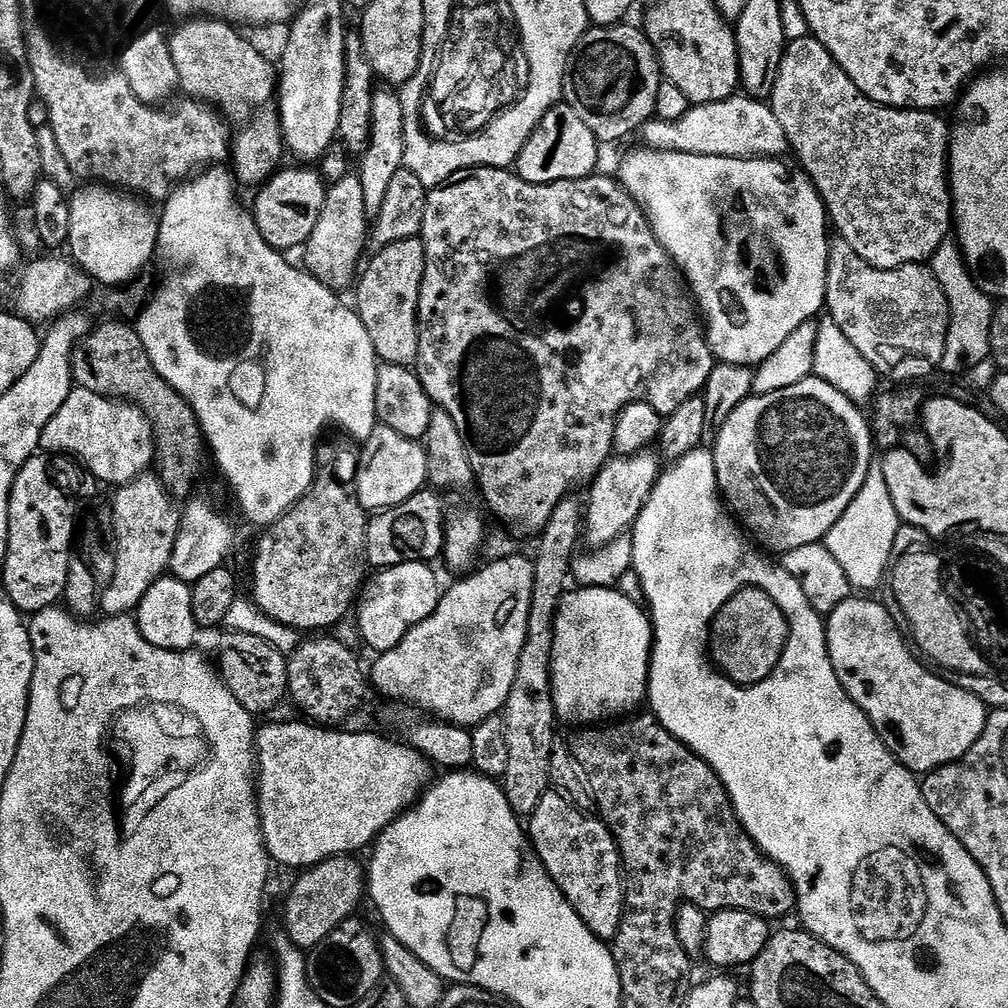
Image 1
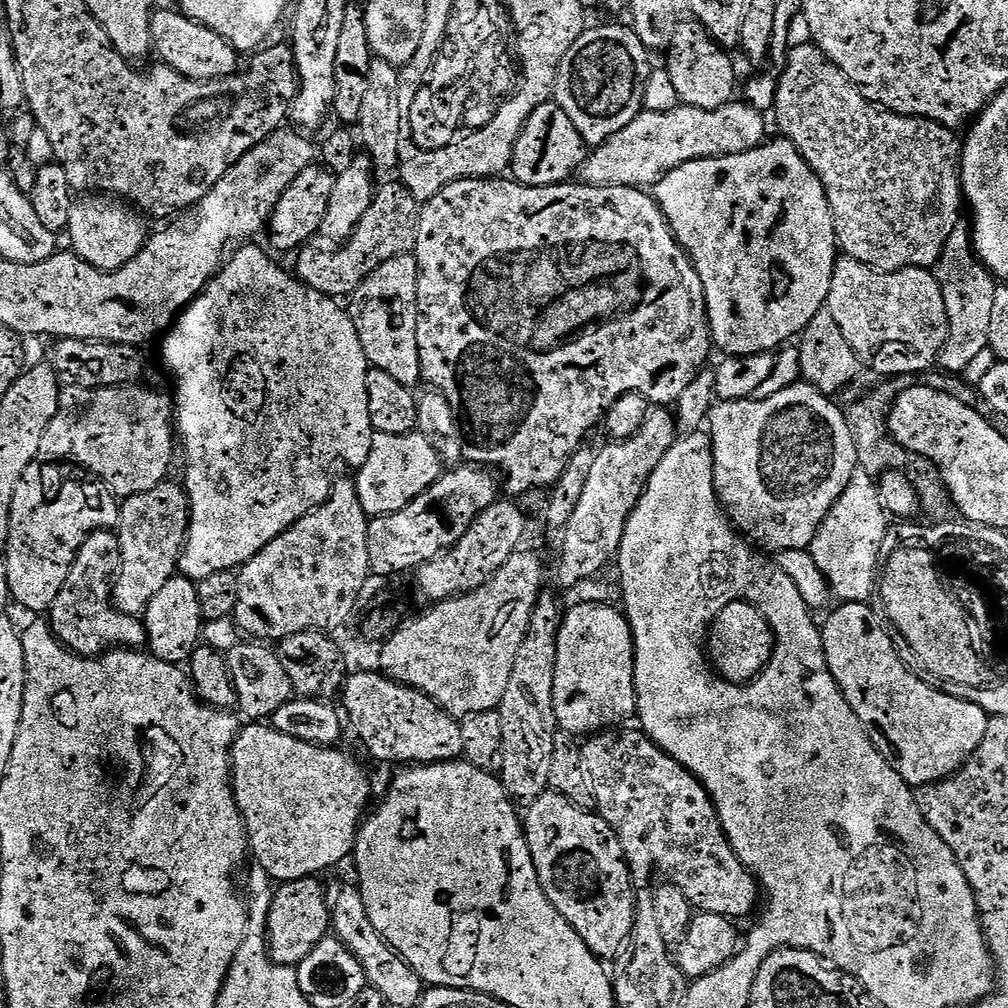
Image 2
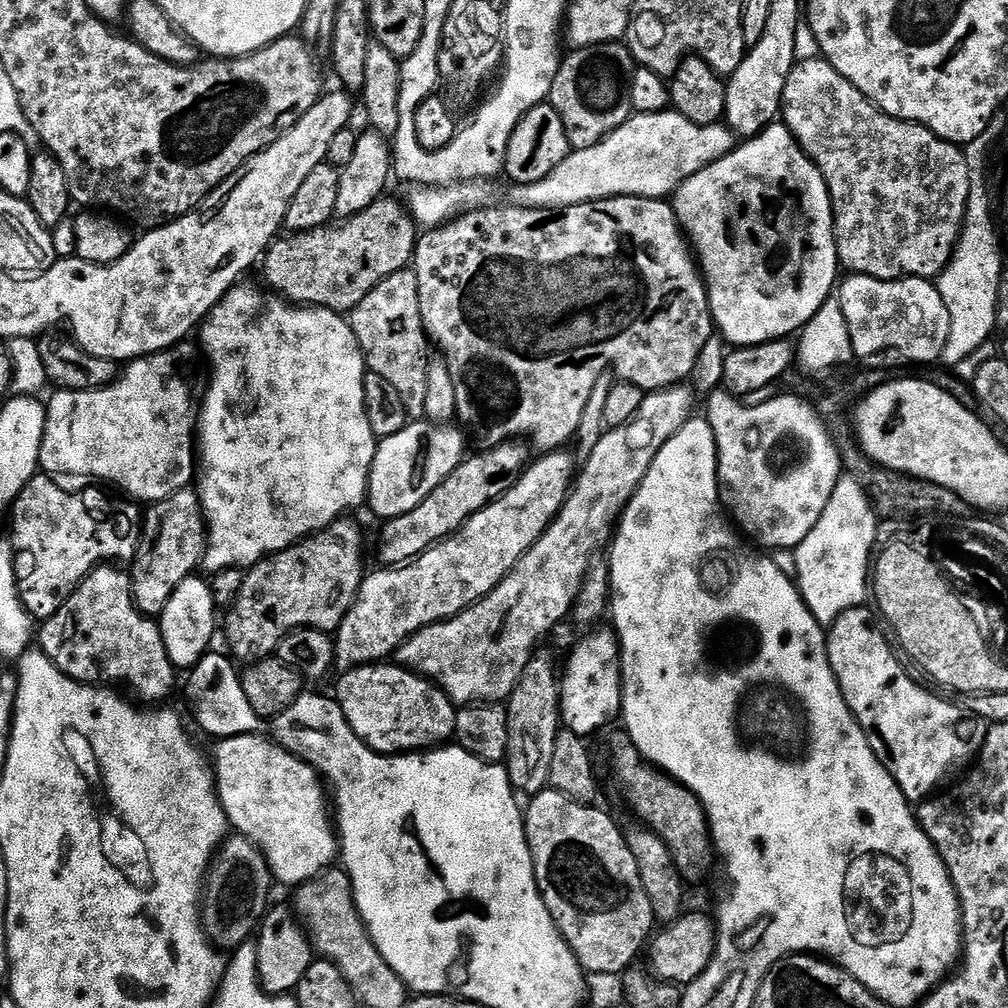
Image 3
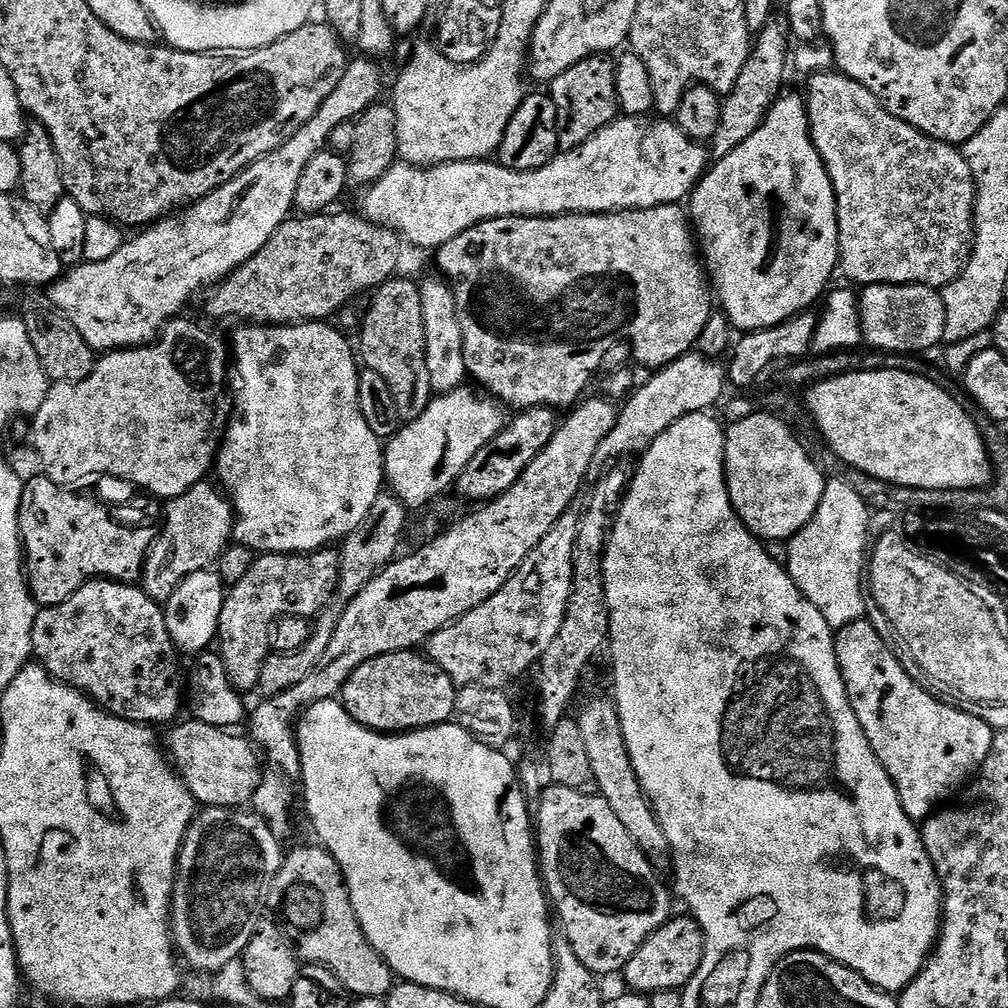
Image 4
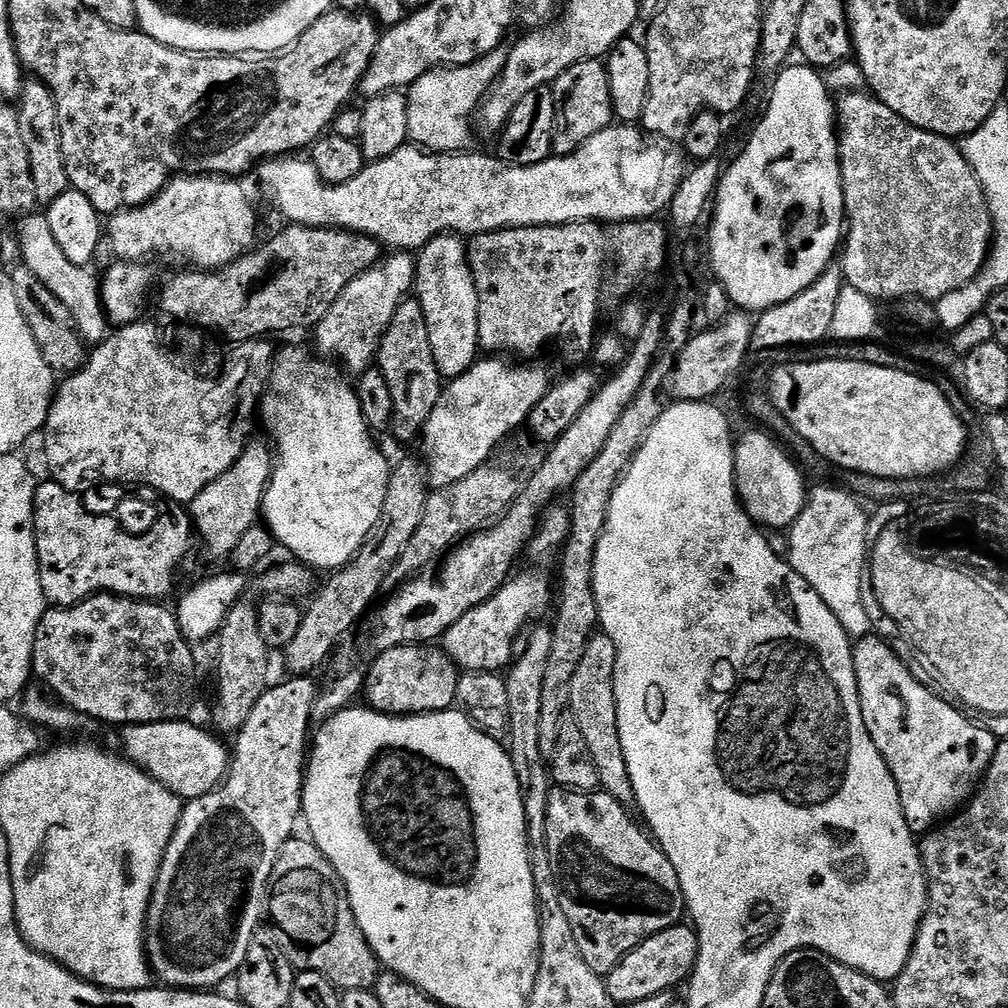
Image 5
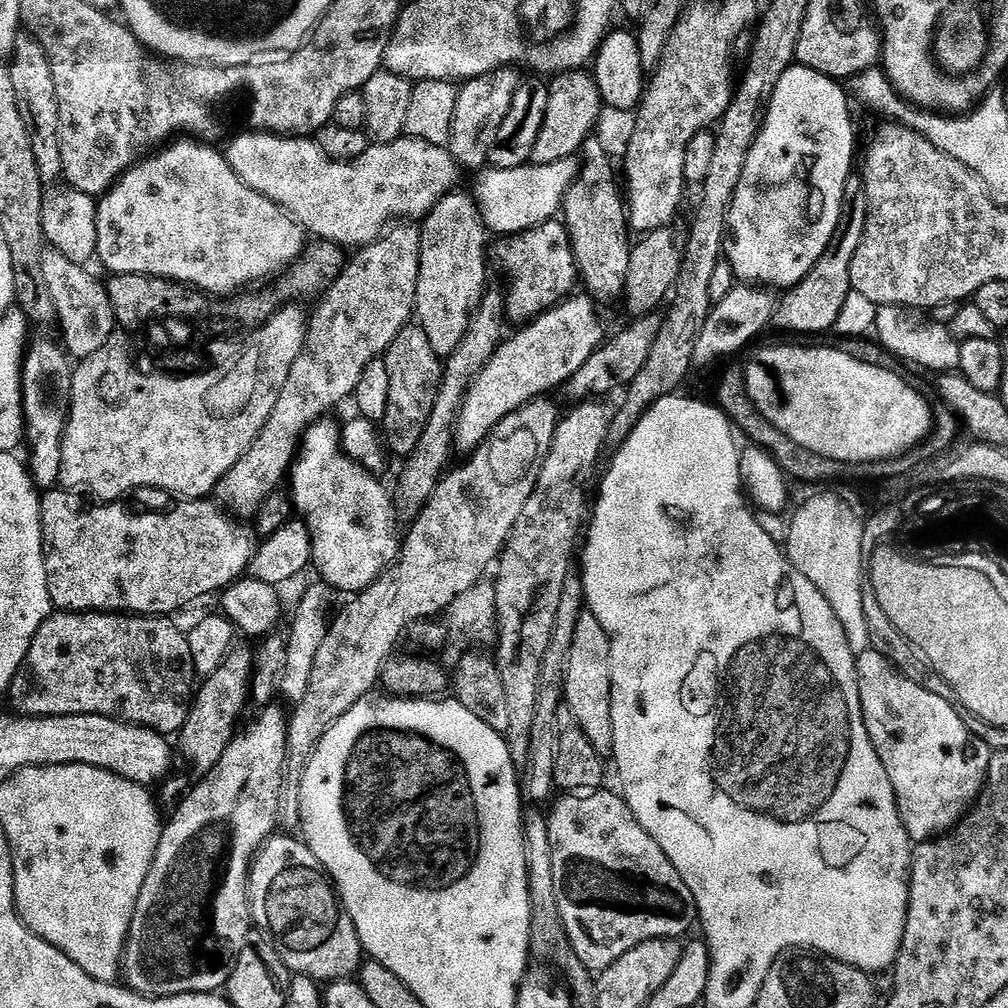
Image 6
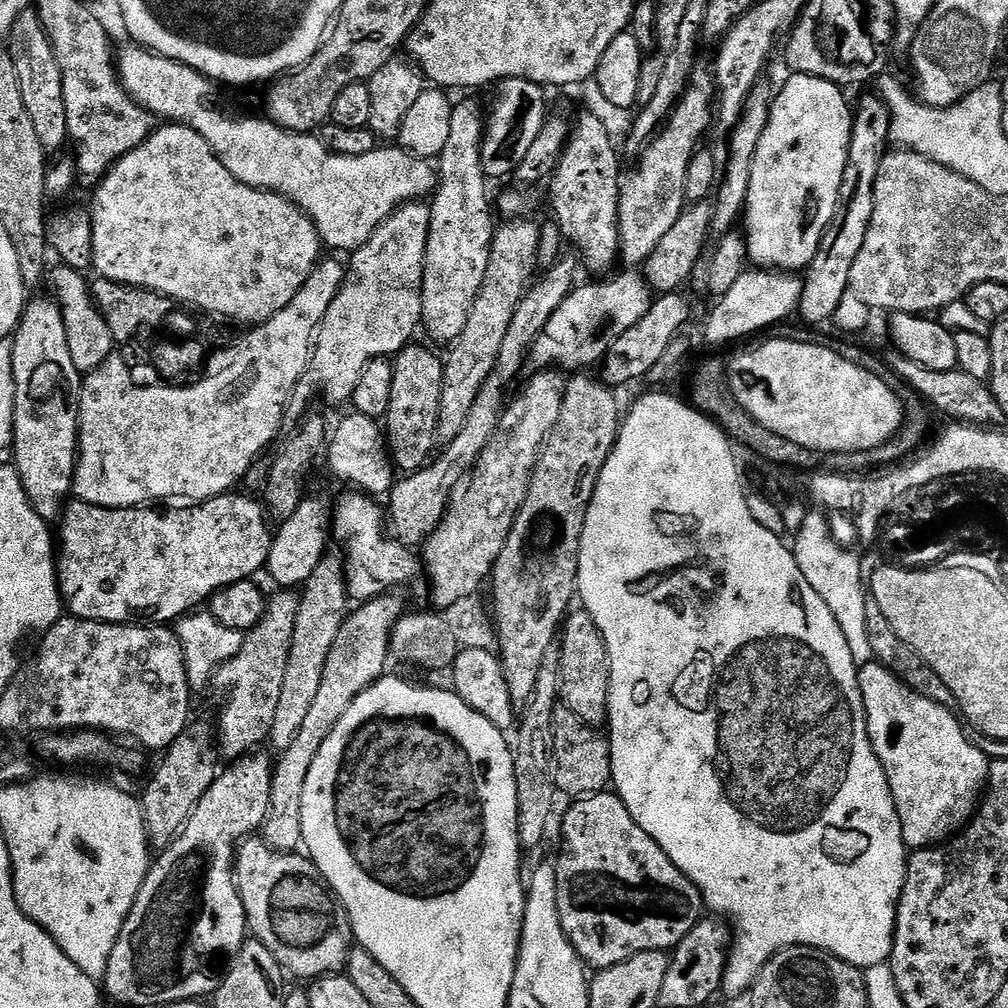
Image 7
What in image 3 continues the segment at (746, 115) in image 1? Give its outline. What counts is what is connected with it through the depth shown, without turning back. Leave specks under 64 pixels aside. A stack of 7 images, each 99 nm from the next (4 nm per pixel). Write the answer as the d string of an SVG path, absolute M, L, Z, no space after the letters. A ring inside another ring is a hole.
M674 110L656 113L639 113L628 117L626 123L614 130L604 140L599 140L589 148L569 151L568 157L546 178L533 184L516 184L509 190L507 199L524 208L565 208L575 204L599 202L615 196L641 196L651 200L671 197L698 170L709 168L716 160L721 160L737 147L738 140L731 128L724 122L718 124L699 124L692 122Z

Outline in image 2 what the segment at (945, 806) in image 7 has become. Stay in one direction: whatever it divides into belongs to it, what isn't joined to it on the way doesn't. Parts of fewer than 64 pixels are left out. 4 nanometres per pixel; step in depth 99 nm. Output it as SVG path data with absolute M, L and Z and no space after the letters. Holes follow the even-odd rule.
M844 602L836 607L840 608L834 609L829 614L828 621L822 624L826 662L834 682L838 682L840 693L846 698L846 702L850 702L850 710L854 710L858 722L862 722L868 732L870 742L874 742L882 758L890 762L892 769L909 786L933 784L935 780L951 777L952 773L971 758L974 750L978 750L982 738L986 738L990 717L982 710L982 706L974 706L974 702L954 698L939 687L931 688L927 679L919 680L896 653L897 641L893 633L886 627L883 619L880 621L876 617L875 610L868 608L872 606L864 602Z

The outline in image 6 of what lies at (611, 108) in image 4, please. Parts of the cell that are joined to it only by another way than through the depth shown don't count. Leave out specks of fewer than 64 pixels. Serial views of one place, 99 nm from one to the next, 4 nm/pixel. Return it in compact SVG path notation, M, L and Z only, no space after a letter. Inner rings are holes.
M587 71L561 72L555 77L556 81L548 84L548 101L546 102L546 118L540 131L540 137L536 143L536 149L532 151L531 163L563 165L563 160L568 160L584 143L595 133L602 109L600 91L596 85L595 75Z

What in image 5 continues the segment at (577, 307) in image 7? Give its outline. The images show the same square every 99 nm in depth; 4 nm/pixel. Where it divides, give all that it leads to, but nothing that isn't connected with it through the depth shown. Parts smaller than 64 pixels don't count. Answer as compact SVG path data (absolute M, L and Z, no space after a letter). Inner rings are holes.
M480 358L466 374L453 376L443 385L438 406L434 406L434 414L430 414L422 433L422 468L433 489L445 488L466 478L466 474L474 474L515 428L525 427L529 414L550 387L547 370L528 364L532 363Z

